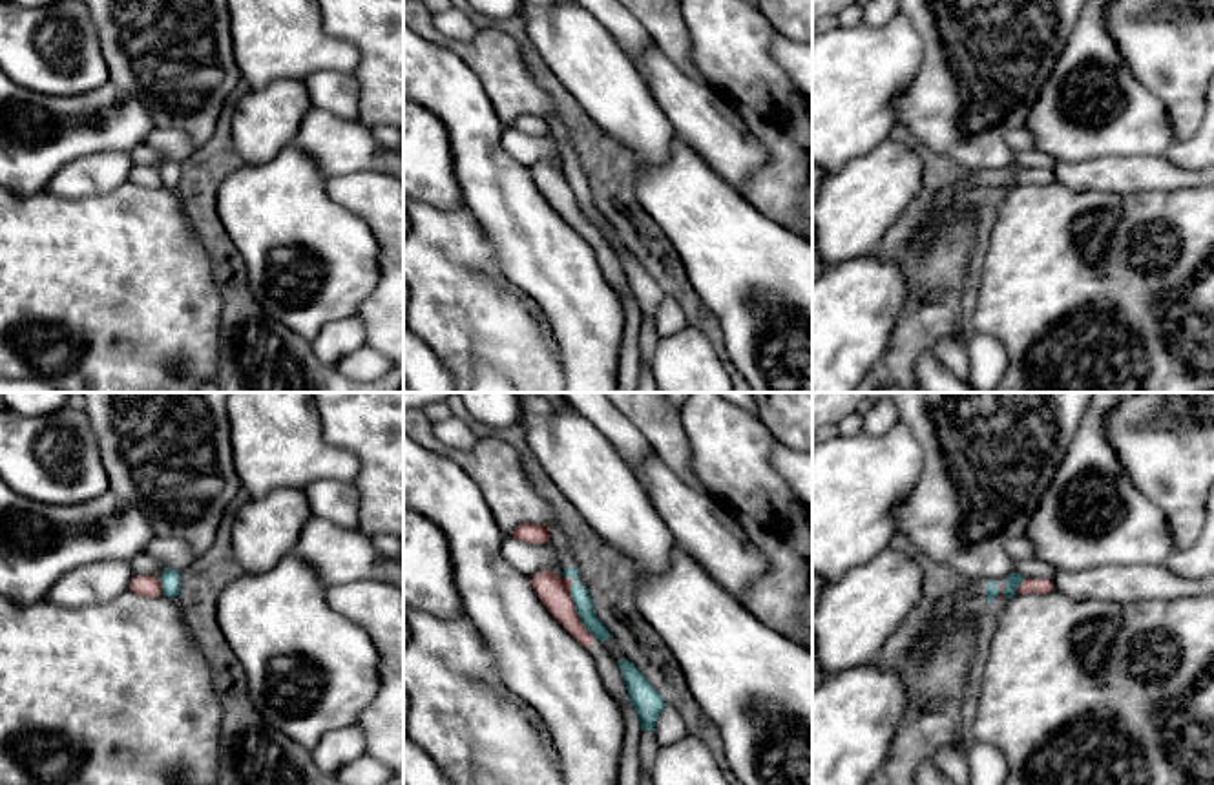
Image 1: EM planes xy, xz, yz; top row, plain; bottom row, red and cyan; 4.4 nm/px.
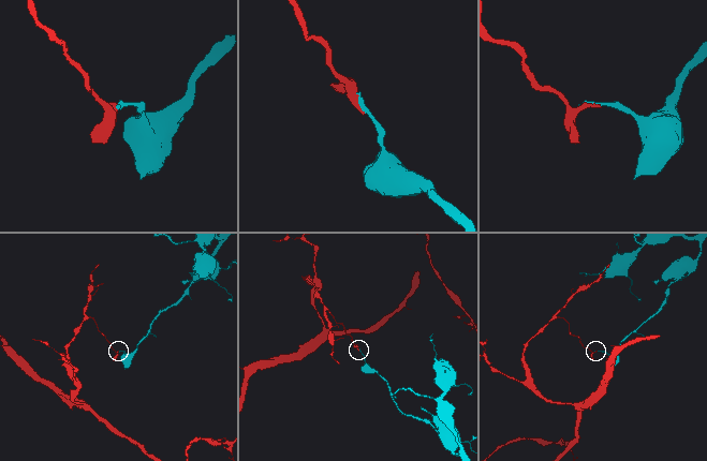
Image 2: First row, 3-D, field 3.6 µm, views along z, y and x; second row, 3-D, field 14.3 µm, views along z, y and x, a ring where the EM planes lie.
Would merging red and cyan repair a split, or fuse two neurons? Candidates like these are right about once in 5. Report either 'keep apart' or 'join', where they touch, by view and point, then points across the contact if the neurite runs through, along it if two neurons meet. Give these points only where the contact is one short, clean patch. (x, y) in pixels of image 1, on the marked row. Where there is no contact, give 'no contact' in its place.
keep apart | xz (574, 608) | along xz (570, 581), (572, 607), (579, 621), (594, 636)

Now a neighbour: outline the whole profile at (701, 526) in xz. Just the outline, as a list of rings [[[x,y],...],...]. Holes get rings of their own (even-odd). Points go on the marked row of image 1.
[[[655,453],[633,471],[681,546],[716,582],[739,599],[765,571],[765,555],[714,497],[681,480]]]

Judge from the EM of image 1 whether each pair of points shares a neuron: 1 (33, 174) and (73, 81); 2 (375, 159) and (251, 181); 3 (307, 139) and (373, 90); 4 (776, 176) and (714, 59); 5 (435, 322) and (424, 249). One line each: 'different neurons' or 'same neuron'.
1: different neurons
2: different neurons
3: different neurons
4: same neuron
5: same neuron

